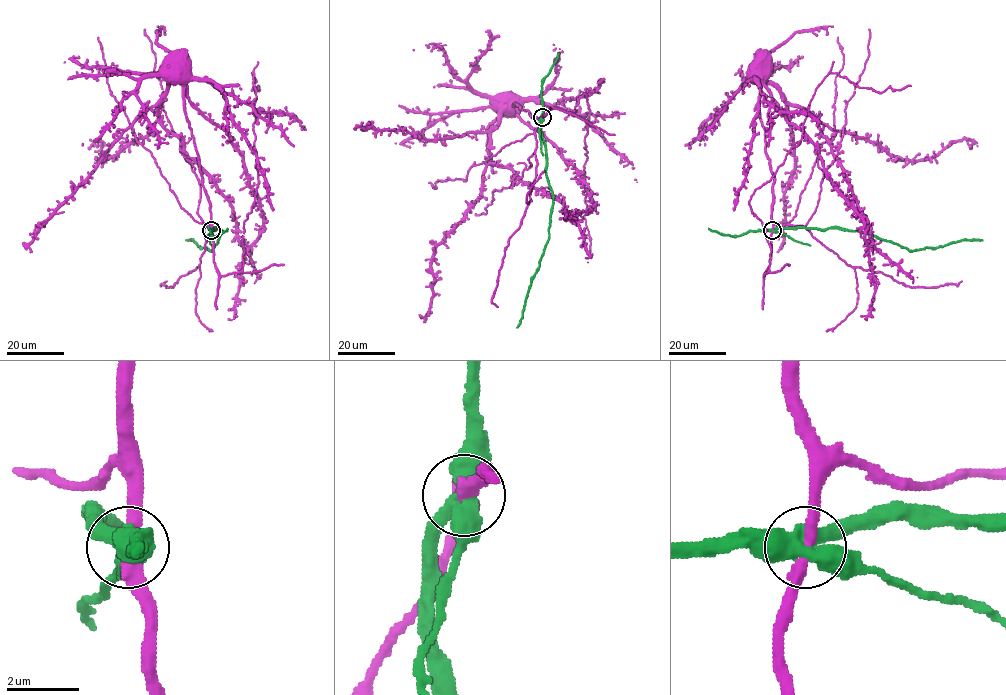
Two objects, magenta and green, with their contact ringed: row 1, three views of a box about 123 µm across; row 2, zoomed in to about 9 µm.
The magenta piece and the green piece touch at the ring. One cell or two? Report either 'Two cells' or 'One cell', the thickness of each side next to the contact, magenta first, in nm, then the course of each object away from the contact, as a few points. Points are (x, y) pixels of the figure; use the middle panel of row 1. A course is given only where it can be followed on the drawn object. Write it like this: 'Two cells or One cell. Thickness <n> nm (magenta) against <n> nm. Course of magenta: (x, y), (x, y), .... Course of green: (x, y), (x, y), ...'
Two cells. Thickness 340 nm (magenta) against 460 nm. Course of magenta: (542, 117), (533, 119), (527, 110), (516, 104), (506, 113). Course of green: (542, 117), (539, 133), (545, 144), (553, 206), (549, 239), (516, 327)

